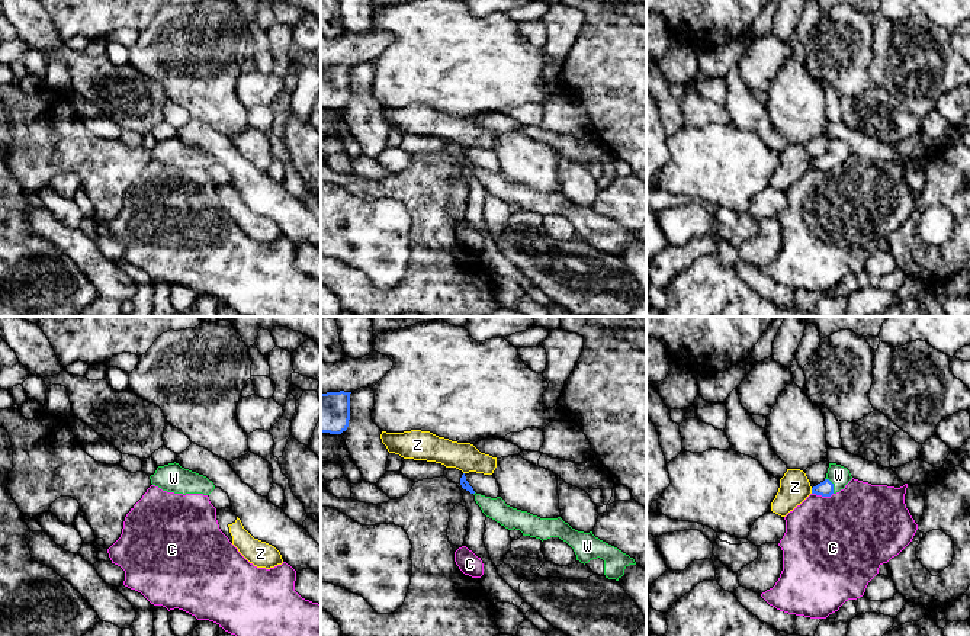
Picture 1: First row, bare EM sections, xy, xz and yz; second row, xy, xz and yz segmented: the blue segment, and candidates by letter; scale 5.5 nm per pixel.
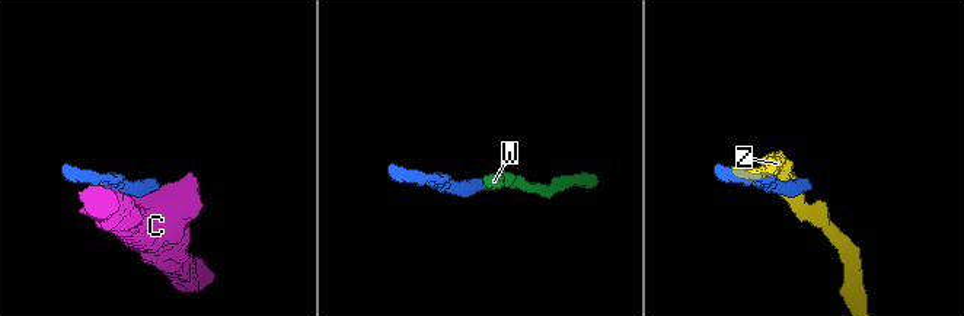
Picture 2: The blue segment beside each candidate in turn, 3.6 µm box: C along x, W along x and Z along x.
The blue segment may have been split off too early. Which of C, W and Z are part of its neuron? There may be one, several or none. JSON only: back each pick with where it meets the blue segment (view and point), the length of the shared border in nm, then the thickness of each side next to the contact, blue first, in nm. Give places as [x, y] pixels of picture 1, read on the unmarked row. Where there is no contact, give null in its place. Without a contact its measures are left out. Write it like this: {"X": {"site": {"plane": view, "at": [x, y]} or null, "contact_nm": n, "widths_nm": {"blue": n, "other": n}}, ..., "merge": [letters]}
{"W": {"site": {"plane": "yz", "at": [832, 160]}, "contact_nm": 100, "widths_nm": {"blue": 90, "other": 110}}, "merge": ["W"]}

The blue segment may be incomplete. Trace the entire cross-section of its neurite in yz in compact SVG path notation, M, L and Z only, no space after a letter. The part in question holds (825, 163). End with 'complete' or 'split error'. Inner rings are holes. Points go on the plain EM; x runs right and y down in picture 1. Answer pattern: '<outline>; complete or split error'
M829 138L828 148L823 157L812 163L812 168L831 171L839 167L852 154L849 145L841 139Z; split error

